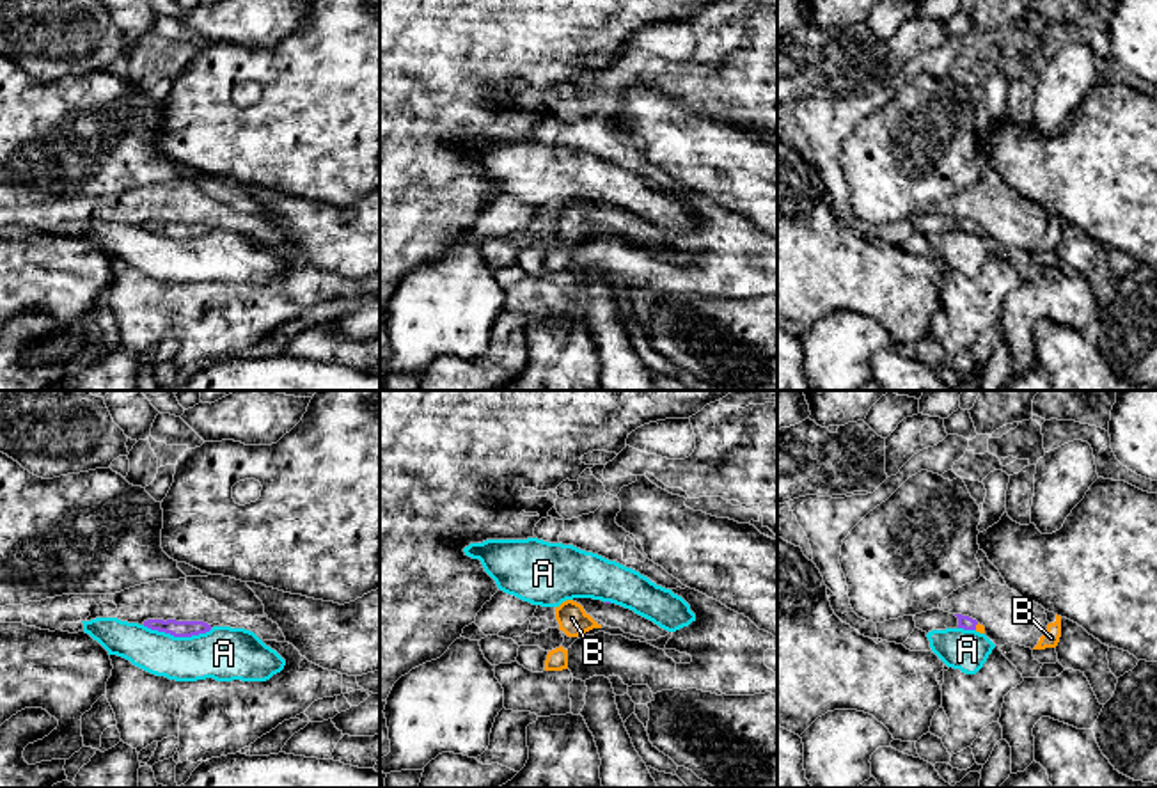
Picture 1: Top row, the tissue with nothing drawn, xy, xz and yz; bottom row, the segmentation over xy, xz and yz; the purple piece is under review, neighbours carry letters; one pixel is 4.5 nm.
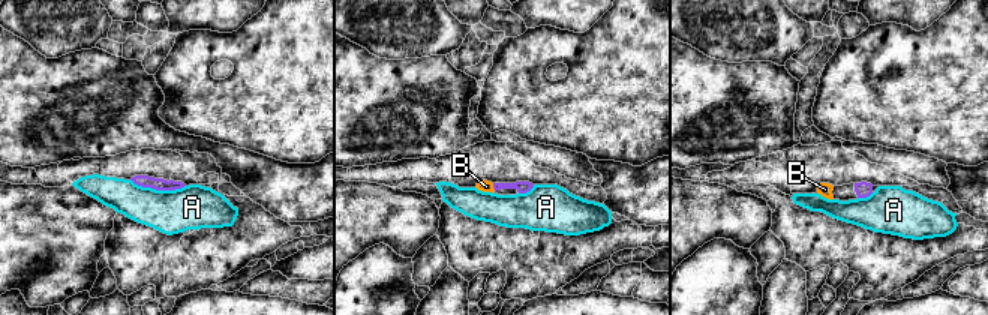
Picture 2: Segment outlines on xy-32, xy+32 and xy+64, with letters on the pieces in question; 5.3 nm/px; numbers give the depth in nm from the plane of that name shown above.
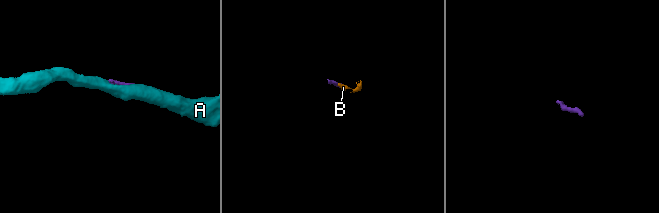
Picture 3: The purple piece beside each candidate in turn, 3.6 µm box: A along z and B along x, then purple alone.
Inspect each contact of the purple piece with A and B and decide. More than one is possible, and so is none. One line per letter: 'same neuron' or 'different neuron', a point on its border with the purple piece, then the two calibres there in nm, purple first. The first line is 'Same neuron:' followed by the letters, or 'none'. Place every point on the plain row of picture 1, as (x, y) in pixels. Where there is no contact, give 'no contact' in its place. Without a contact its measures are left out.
Same neuron: B
A: different neuron; meets purple in xy at (178, 238); 80 nm thick on the purple side, 240 nm on the other
B: same neuron; meets purple in yz at (975, 229); 60 nm thick on the purple side, 40 nm on the other

